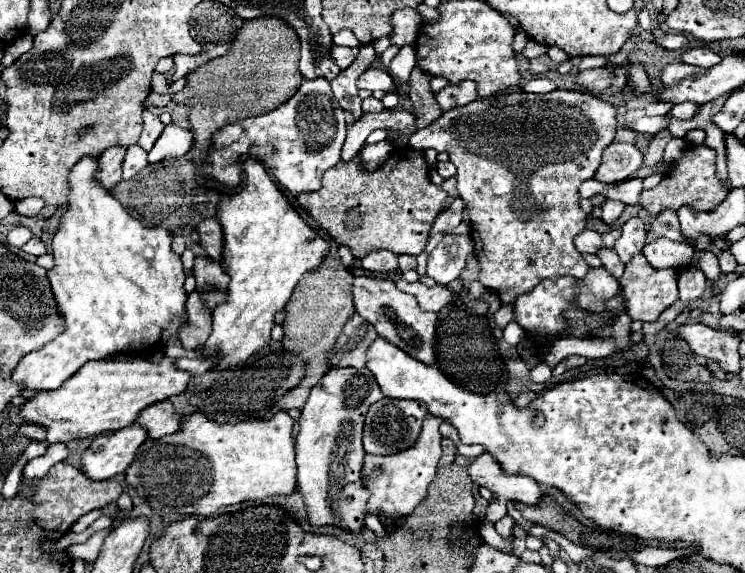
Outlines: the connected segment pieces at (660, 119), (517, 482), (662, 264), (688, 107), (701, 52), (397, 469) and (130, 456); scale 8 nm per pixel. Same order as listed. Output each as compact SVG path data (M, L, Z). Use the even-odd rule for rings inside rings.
M644 116L644 118L638 118L636 122L632 122L632 124L630 124L630 130L642 132L642 134L656 134L656 132L660 132L664 126L668 126L668 122L670 122L670 120L666 120L664 116L654 116L654 118Z
M488 452L480 454L472 462L472 466L468 468L468 474L474 482L498 494L498 502L488 504L488 510L486 510L486 518L490 522L498 522L502 516L507 515L508 500L516 500L528 506L536 506L542 502L544 492L534 478L522 476L522 474L506 474L504 470L500 470L498 460L492 458L492 454Z
M658 238L652 244L644 246L642 254L650 262L650 266L662 268L682 268L688 266L694 254L694 248L684 242L672 242L668 238Z
M682 102L682 104L676 104L672 108L672 116L674 118L680 118L680 120L692 120L697 113L697 104L694 102Z
M690 48L682 54L682 62L700 68L712 68L720 62L720 56L710 48Z
M426 414L424 424L422 424L422 432L420 432L414 446L410 446L408 450L390 454L390 456L366 454L362 476L364 476L364 484L372 492L370 500L368 500L368 512L378 514L384 524L394 522L396 518L404 518L424 500L426 488L434 480L436 466L442 456L442 448L440 448L442 434L438 430L438 426L442 422L444 422L444 418L438 418L434 414Z
M140 424L96 436L82 454L82 472L90 480L106 480L122 474L146 442L148 432Z

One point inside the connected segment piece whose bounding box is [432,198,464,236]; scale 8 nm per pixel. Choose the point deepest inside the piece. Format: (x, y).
(452, 216)

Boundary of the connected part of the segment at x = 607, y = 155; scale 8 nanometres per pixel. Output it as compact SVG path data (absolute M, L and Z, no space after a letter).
M610 144L602 156L600 170L596 172L596 180L600 182L622 182L632 178L636 170L642 166L642 152L634 144Z

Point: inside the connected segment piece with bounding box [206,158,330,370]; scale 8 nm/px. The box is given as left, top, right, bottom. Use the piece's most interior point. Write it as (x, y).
(267, 247)

